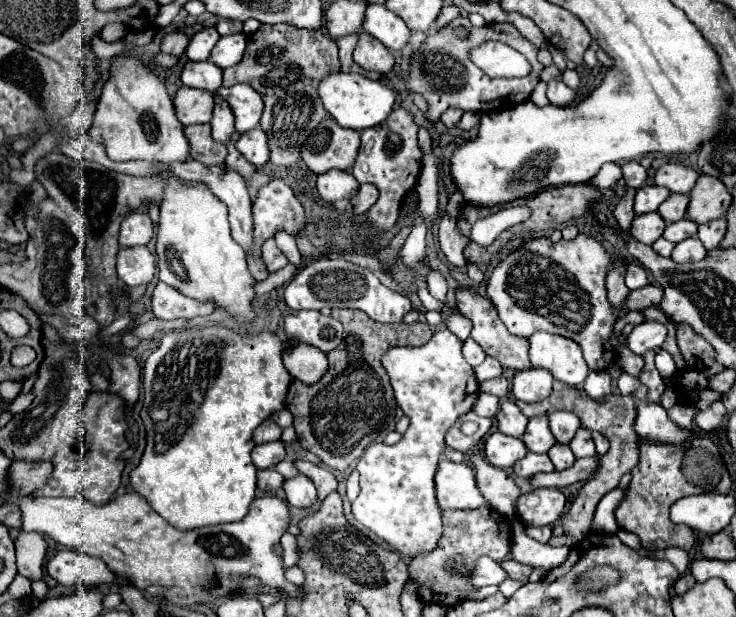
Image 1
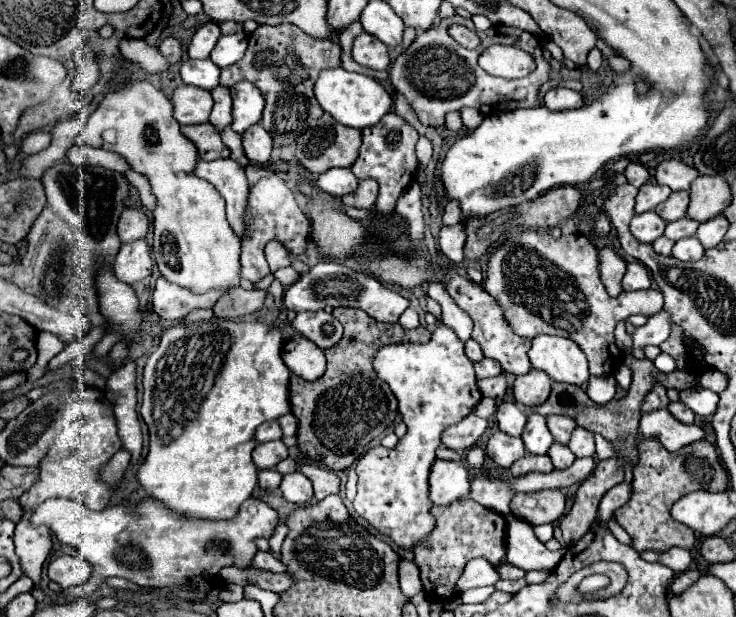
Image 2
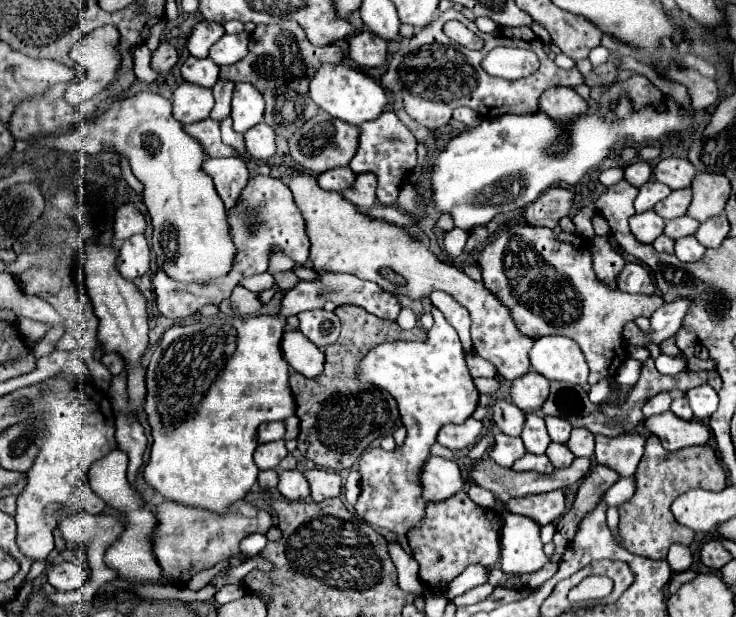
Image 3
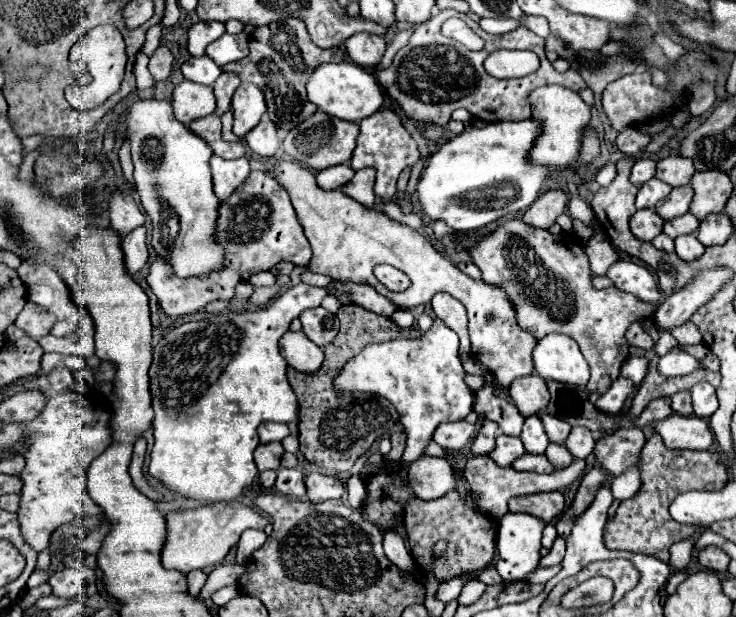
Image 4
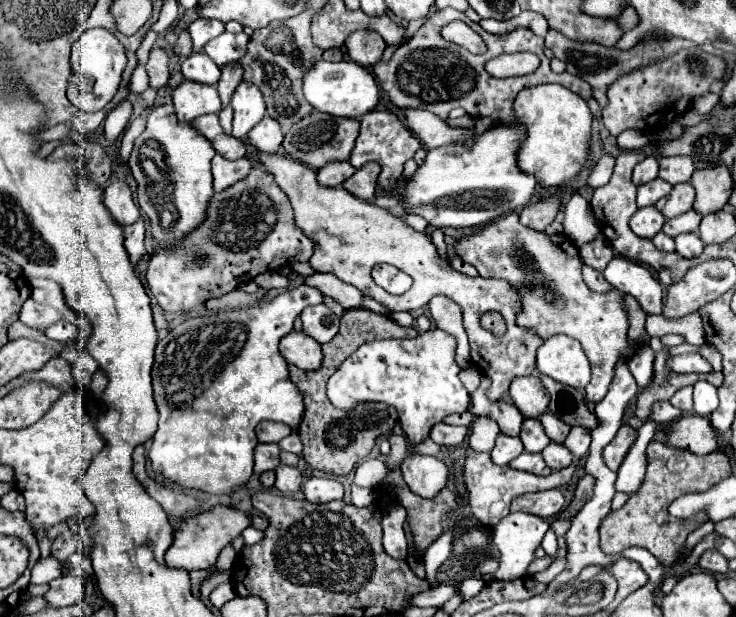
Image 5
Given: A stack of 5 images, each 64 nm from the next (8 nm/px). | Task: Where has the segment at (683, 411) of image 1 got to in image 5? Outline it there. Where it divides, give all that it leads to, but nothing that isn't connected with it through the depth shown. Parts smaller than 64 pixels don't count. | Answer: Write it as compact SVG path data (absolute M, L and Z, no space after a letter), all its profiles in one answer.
M686 386L686 388L680 388L672 398L670 398L672 406L684 410L686 414L692 412L692 386Z

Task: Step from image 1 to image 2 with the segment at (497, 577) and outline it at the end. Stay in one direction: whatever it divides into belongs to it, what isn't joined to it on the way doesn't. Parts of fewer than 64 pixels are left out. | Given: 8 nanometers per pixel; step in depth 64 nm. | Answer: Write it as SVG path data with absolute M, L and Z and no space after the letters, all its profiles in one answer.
M474 558L466 564L462 576L456 582L456 592L464 592L468 588L478 588L478 586L488 586L488 584L496 584L498 582L498 574L494 570L492 564L488 564L484 558Z

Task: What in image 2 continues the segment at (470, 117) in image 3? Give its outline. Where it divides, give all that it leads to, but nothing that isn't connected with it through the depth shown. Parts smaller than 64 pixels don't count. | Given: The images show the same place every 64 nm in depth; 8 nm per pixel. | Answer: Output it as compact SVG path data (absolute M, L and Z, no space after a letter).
M465 107L460 110L460 115L462 118L463 125L468 128L468 130L474 130L480 126L482 122L482 114L474 108Z

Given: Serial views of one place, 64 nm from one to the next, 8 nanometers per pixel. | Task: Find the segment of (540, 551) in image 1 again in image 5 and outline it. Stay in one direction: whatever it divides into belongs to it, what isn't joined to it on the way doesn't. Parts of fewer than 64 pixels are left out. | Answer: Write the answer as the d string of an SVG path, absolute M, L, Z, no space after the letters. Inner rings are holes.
M524 512L508 514L500 520L490 532L492 542L500 552L500 568L494 576L510 580L526 574L528 564L534 560L534 550L540 546L548 528L544 518ZM504 552L512 552L512 556L504 556Z

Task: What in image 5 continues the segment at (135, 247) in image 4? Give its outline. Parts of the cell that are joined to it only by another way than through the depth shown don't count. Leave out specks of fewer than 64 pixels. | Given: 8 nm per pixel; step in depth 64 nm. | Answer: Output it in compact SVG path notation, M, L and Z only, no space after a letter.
M136 220L134 224L126 226L124 228L124 246L126 246L126 252L130 256L130 262L136 266L138 260L146 254L146 248L144 248L144 220Z

